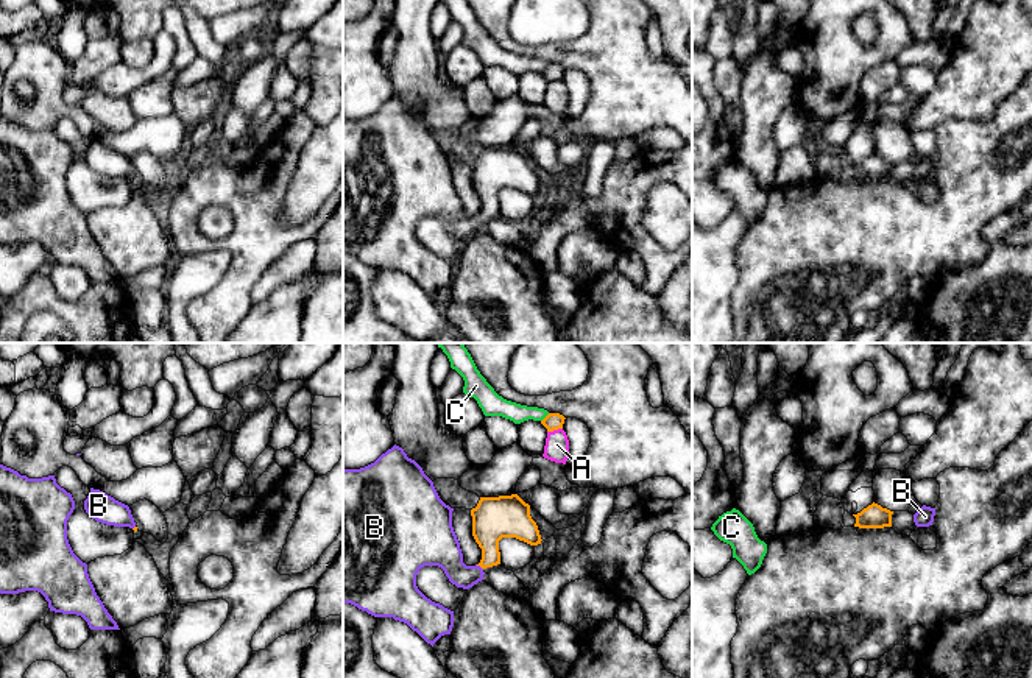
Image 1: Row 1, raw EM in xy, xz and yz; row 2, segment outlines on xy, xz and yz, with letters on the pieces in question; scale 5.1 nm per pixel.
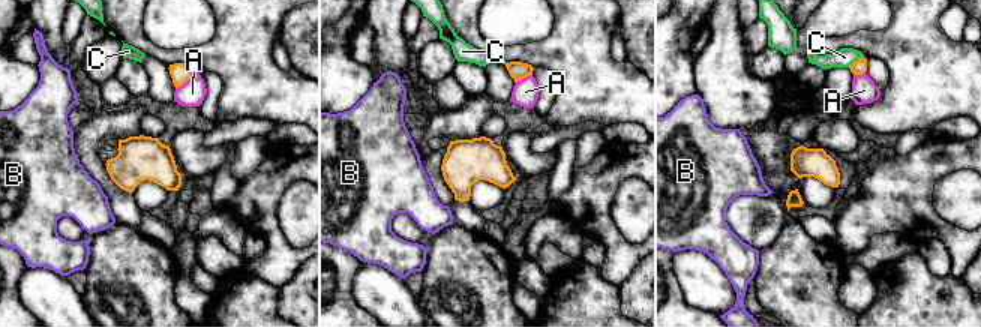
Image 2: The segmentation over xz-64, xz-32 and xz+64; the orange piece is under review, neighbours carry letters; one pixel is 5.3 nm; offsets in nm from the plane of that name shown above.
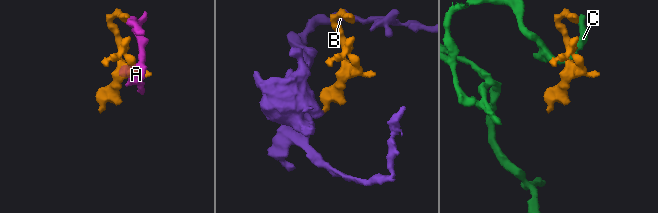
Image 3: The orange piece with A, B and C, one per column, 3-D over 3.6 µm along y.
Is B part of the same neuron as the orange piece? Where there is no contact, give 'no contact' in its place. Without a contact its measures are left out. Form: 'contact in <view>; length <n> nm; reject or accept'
contact in xz; length 50 nm; accept

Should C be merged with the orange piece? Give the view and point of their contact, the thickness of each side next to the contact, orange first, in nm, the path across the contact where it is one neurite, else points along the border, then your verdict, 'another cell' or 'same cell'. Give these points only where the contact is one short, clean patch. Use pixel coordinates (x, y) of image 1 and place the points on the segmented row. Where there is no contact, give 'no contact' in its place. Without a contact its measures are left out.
xz (544, 418) | 90/100 nm | along xz (549, 413), (541, 421) | another cell

